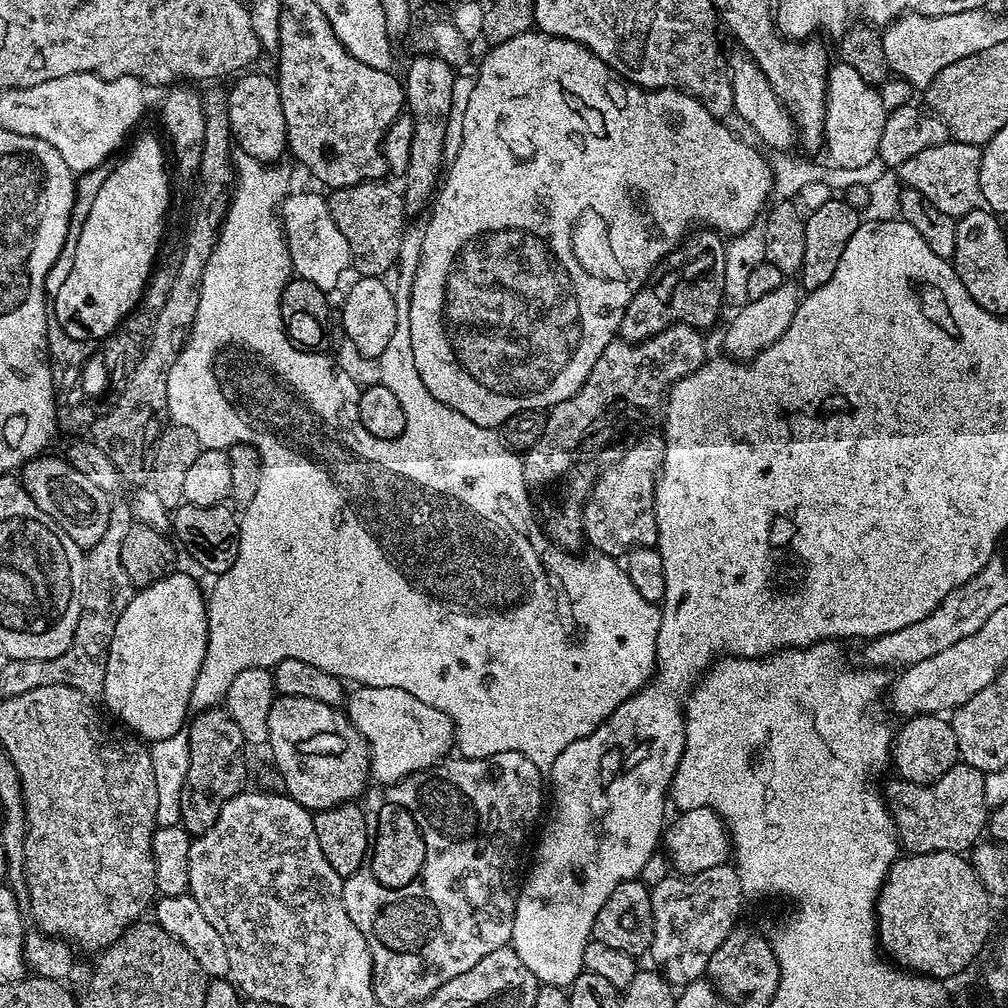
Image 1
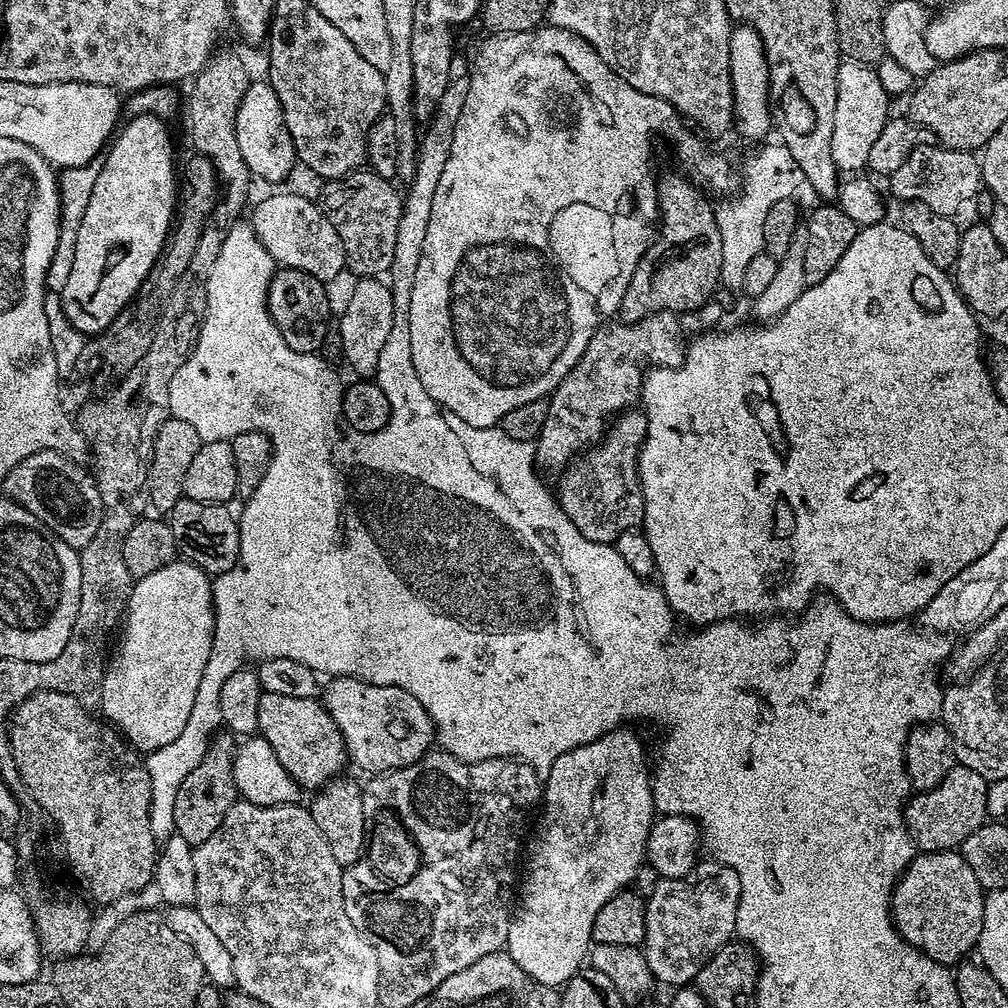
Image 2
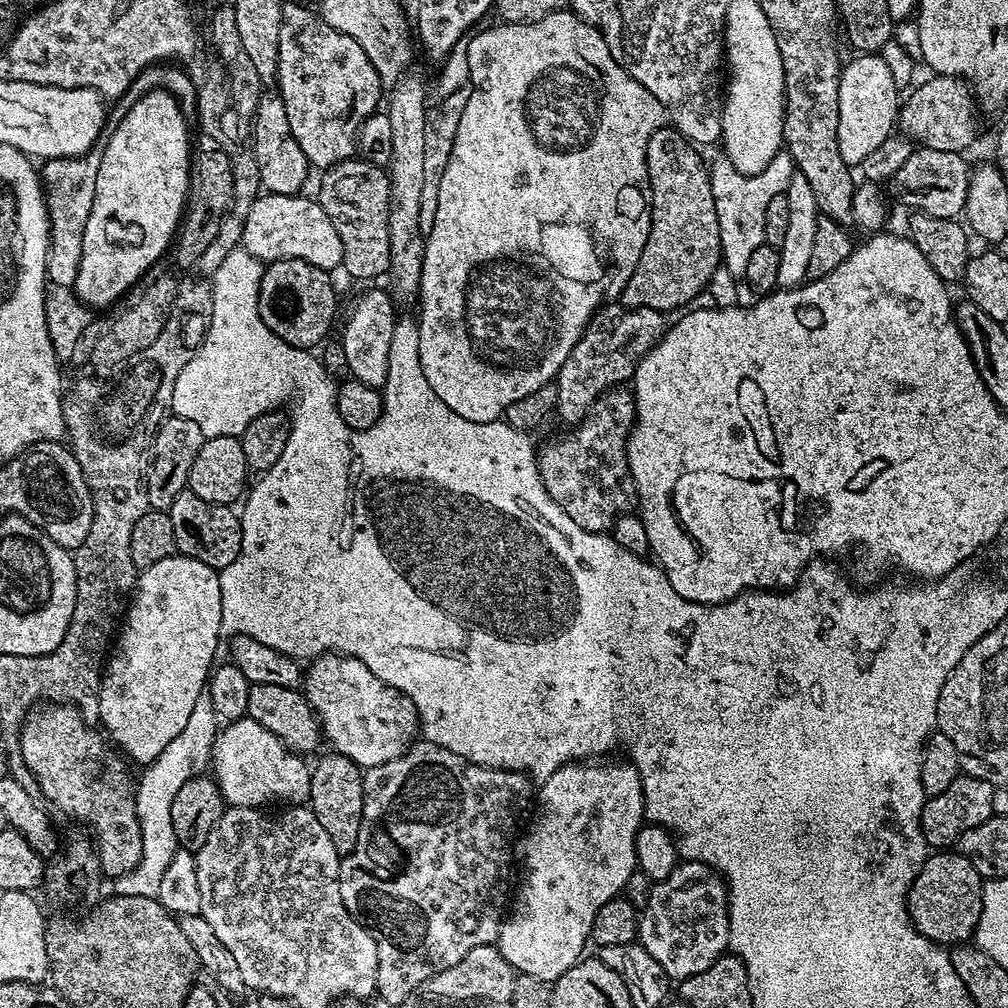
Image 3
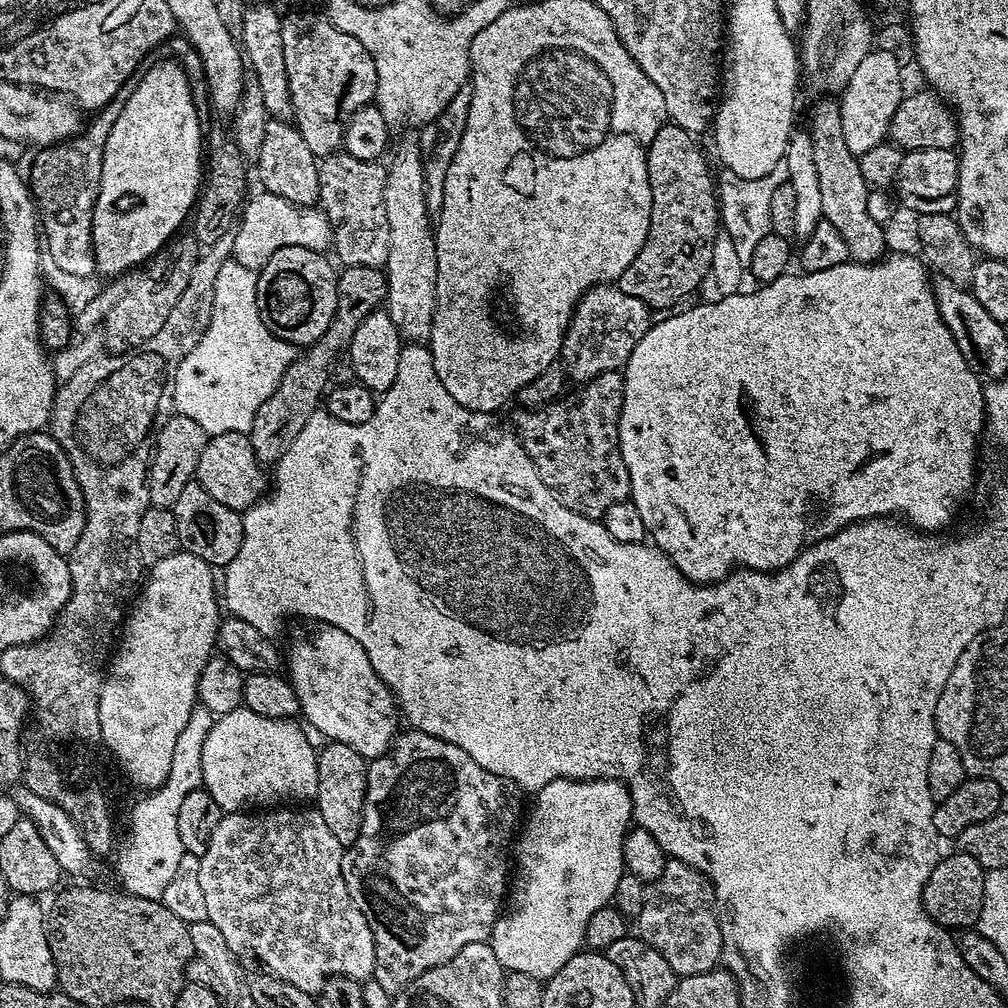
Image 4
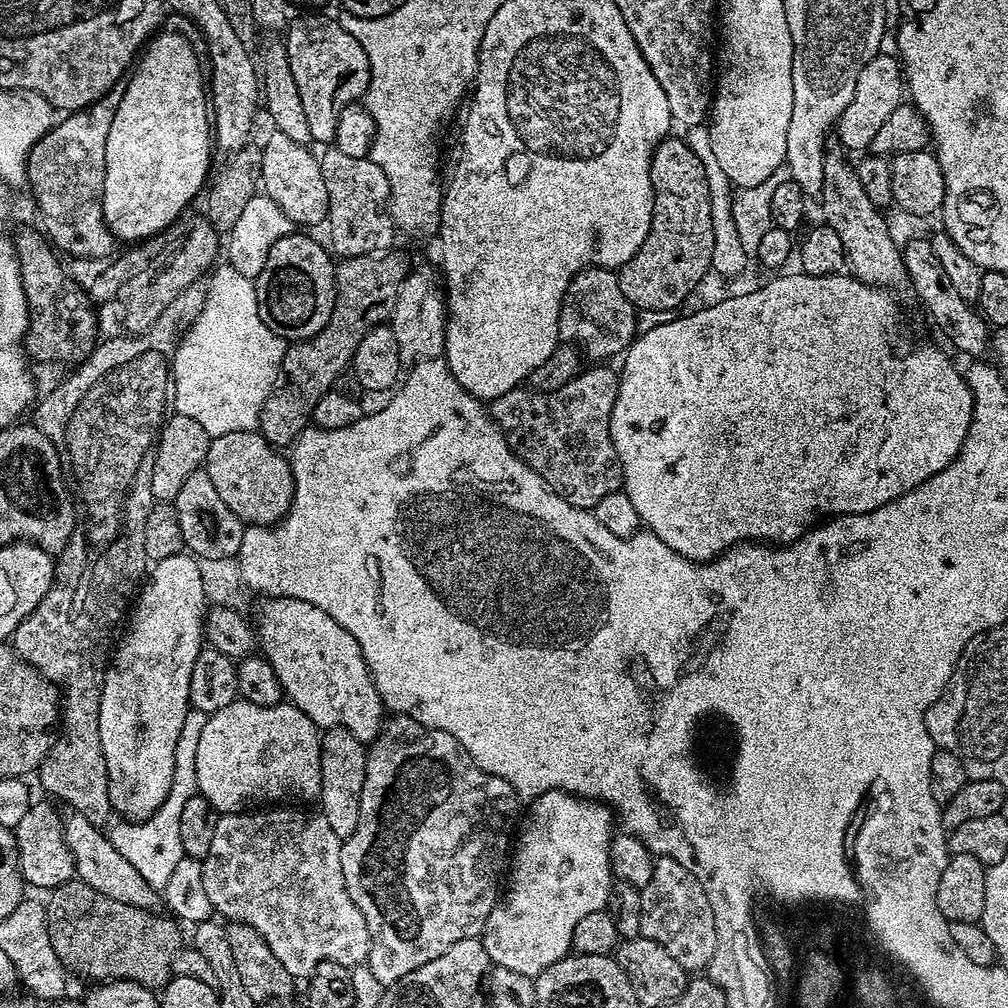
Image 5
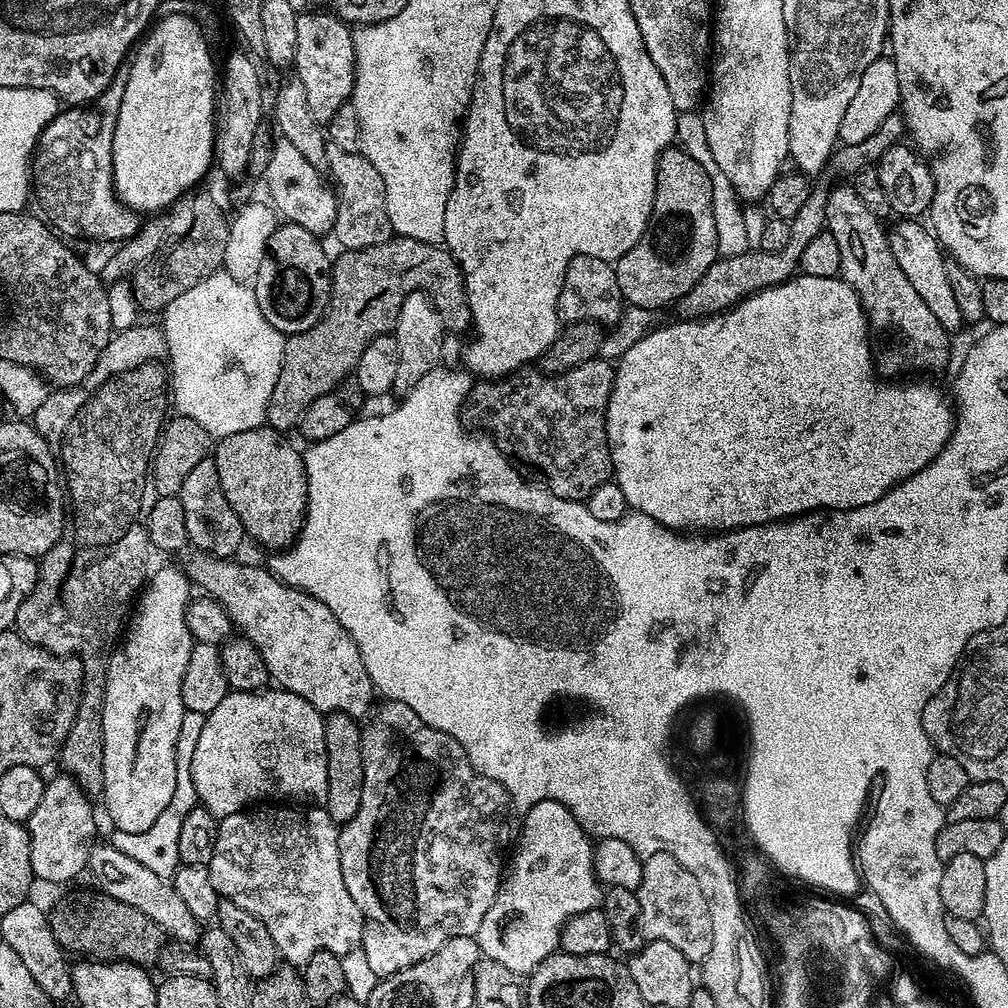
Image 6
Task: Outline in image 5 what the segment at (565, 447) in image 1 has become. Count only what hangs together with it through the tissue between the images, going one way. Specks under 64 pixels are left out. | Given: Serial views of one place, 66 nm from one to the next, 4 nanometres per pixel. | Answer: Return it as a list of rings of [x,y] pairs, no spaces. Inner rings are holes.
[[[583,268],[568,287],[568,294],[564,302],[564,311],[560,313],[560,327],[565,337],[571,338],[582,349],[583,355],[592,362],[608,362],[611,356],[619,357],[628,351],[632,341],[638,335],[636,328],[638,309],[632,305],[630,298],[622,294],[617,273],[610,268]]]

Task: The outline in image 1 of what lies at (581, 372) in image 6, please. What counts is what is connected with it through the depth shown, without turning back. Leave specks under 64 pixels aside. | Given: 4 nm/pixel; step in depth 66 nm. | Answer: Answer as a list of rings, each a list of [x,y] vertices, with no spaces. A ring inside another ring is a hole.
[[[656,434],[652,436],[649,440],[644,440],[640,445],[637,446],[636,452],[632,452],[629,456],[624,456],[620,460],[620,468],[612,468],[609,472],[604,472],[600,476],[600,481],[596,485],[591,485],[590,491],[587,493],[584,502],[584,539],[590,545],[593,544],[595,551],[601,556],[611,556],[613,558],[623,557],[624,553],[631,550],[631,548],[647,548],[649,546],[655,545],[656,535],[658,534],[658,526],[656,525],[656,515],[652,512],[652,495],[656,489],[656,478],[664,463],[664,437],[663,435]]]

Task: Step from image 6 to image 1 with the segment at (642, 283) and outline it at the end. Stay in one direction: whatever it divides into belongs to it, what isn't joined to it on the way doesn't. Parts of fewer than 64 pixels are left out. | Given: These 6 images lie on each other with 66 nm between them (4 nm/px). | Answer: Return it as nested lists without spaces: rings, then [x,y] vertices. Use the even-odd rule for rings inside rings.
[[[696,230],[680,241],[680,247],[657,264],[656,268],[630,298],[626,314],[620,323],[619,339],[638,344],[671,324],[689,324],[692,328],[708,330],[720,316],[720,303],[725,303],[726,250],[721,233],[715,230]],[[696,232],[696,233],[695,233]]]

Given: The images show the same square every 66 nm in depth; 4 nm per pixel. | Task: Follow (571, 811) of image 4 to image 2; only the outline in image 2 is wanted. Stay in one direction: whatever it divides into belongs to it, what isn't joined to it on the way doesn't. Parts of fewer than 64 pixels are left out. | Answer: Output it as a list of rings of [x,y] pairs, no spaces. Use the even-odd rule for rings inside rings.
[[[621,726],[600,736],[594,742],[564,752],[546,769],[546,779],[542,784],[544,813],[541,814],[540,821],[536,824],[536,837],[532,840],[532,856],[526,857],[525,860],[523,857],[522,860],[522,879],[518,884],[518,907],[511,913],[508,921],[506,945],[506,950],[512,955],[514,962],[518,962],[518,966],[529,981],[537,984],[563,986],[568,983],[571,976],[580,971],[585,963],[589,947],[593,943],[592,927],[598,910],[602,910],[602,906],[606,906],[606,902],[610,902],[610,898],[614,898],[614,894],[625,891],[633,883],[640,866],[645,863],[646,838],[650,834],[650,826],[653,820],[657,819],[658,813],[652,797],[650,760],[644,757],[644,748],[640,745],[639,738],[630,729],[631,727]]]

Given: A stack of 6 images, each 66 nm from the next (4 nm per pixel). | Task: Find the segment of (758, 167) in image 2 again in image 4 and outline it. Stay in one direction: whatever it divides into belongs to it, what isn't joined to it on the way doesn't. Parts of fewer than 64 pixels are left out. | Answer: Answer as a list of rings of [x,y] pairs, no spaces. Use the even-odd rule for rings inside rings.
[[[778,161],[773,170],[762,178],[744,179],[732,171],[723,169],[716,182],[717,205],[720,210],[721,227],[730,236],[740,261],[751,263],[754,249],[772,231],[770,222],[771,195],[779,186],[787,184],[789,171],[786,162]]]

